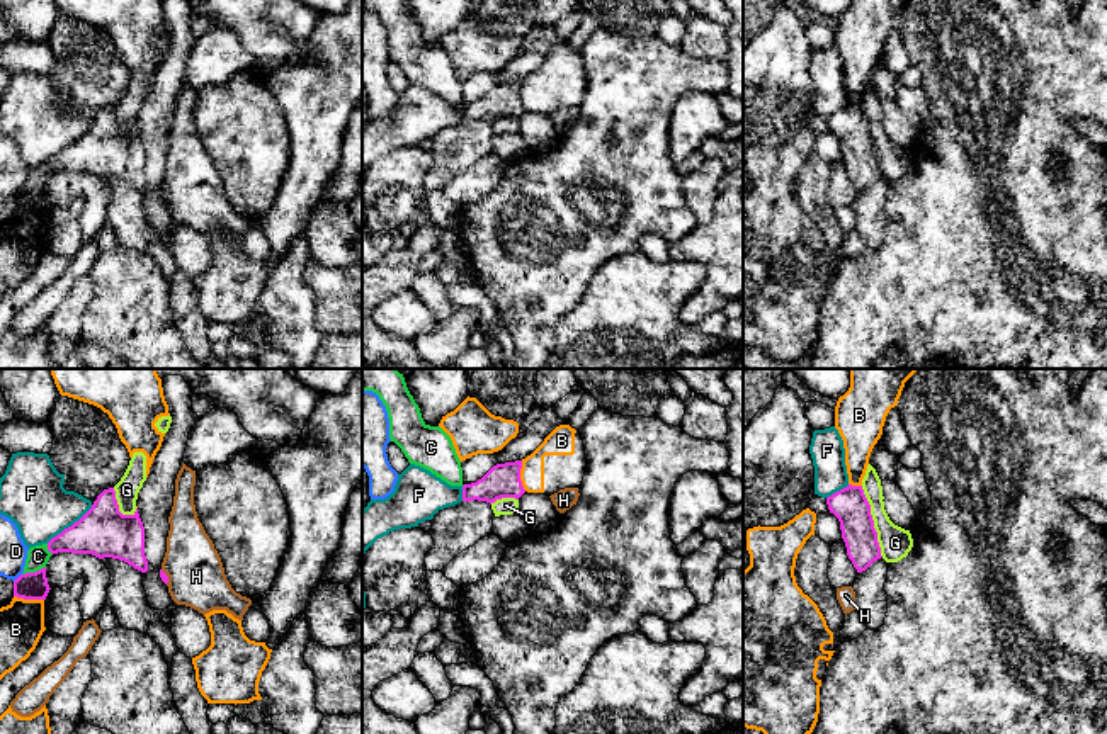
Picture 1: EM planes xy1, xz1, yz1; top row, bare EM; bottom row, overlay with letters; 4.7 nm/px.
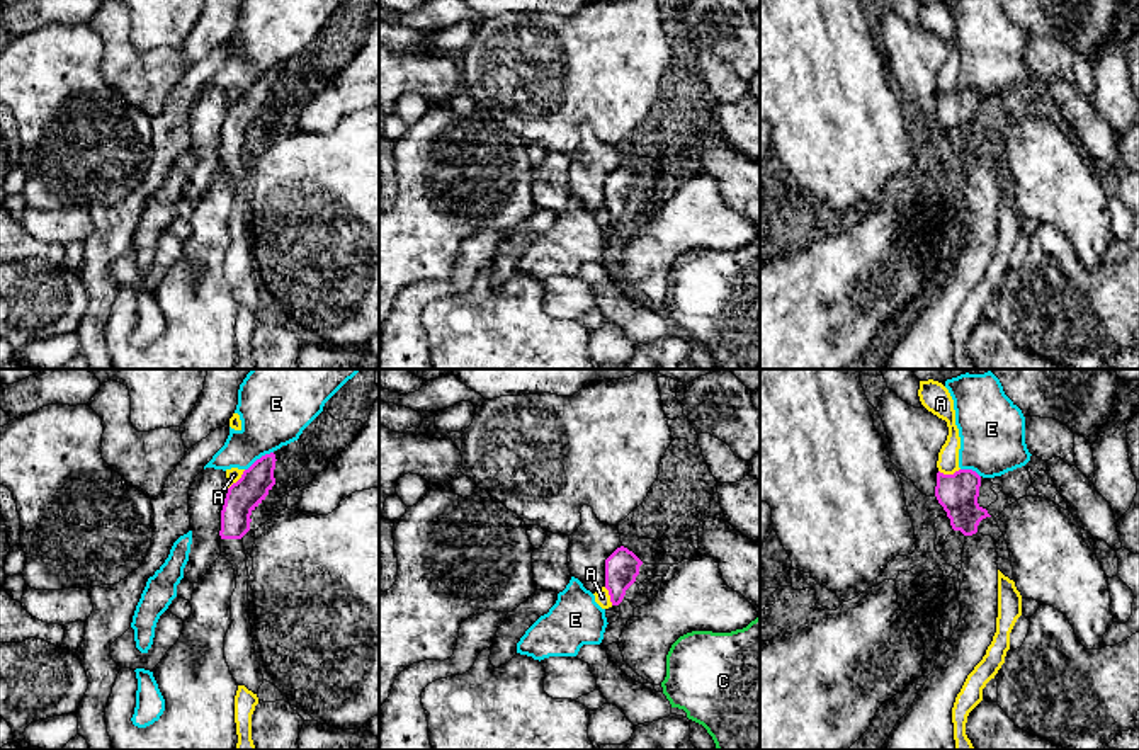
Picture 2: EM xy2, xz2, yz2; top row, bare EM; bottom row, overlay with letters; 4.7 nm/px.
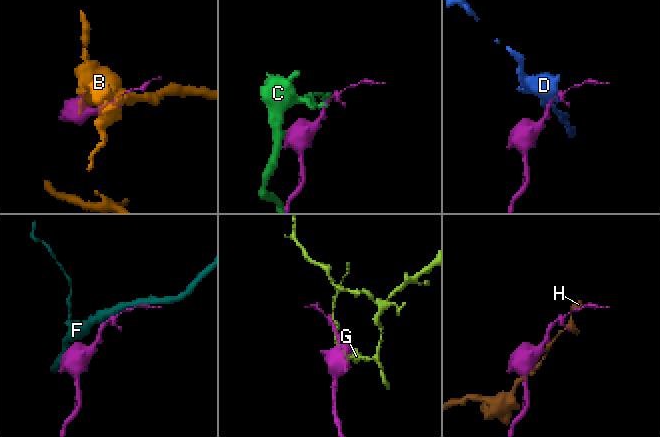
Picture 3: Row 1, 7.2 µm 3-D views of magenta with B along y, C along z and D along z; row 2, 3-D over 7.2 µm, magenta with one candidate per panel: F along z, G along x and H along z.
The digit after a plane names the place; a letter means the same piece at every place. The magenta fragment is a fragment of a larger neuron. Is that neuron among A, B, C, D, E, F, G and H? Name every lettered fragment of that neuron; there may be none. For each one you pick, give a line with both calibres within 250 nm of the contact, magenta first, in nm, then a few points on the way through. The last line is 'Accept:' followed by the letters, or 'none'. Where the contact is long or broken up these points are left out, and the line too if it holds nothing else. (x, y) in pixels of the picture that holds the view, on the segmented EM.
Accept: none

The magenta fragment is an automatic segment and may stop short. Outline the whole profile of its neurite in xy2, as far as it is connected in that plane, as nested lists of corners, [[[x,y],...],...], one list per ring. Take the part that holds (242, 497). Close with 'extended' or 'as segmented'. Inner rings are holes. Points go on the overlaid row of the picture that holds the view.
[[[265,454],[257,459],[241,478],[228,488],[221,510],[221,556],[235,570],[236,588],[231,595],[231,624],[224,636],[224,658],[236,685],[245,685],[253,694],[264,684],[252,624],[248,617],[248,568],[243,548],[243,536],[250,531],[252,512],[265,500],[275,485],[275,454]]] | extended

